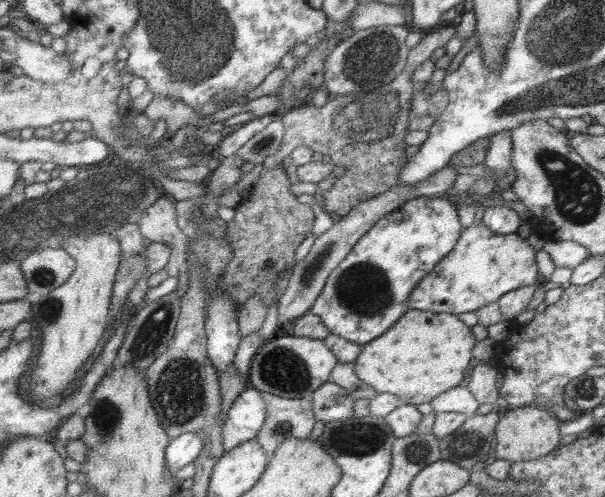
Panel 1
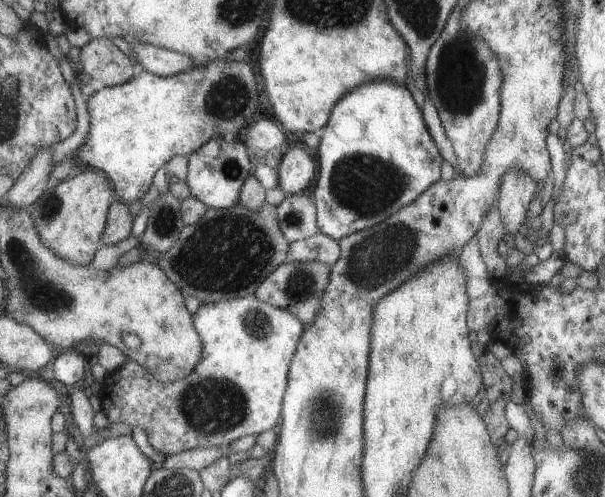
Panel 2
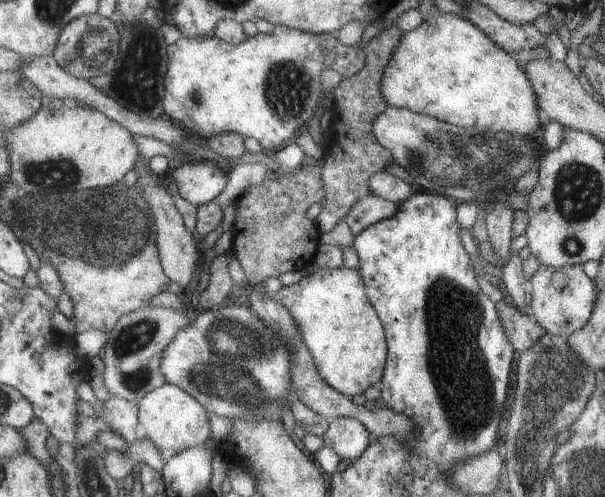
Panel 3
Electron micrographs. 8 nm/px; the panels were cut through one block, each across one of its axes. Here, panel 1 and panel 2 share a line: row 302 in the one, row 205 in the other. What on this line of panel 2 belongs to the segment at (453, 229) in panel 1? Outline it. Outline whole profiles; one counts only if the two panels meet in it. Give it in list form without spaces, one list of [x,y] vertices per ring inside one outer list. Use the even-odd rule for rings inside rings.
[[[373,79],[347,91],[331,107],[328,119],[322,126],[322,130],[323,135],[319,139],[319,144],[317,144],[317,180],[315,180],[311,198],[313,198],[312,201],[316,210],[318,232],[330,236],[332,239],[339,240],[352,232],[357,232],[383,222],[383,220],[395,211],[398,211],[402,206],[415,200],[416,196],[419,196],[440,178],[440,166],[443,160],[423,122],[421,109],[417,107],[407,88],[391,79]]]

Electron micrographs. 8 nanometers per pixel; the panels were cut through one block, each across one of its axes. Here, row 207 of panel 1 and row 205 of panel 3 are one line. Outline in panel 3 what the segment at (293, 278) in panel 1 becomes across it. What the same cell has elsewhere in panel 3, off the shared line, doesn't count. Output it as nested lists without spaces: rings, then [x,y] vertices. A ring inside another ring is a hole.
[[[371,194],[359,198],[353,207],[347,210],[343,220],[347,223],[351,234],[359,234],[369,224],[391,218],[397,210],[397,203],[377,198]]]

